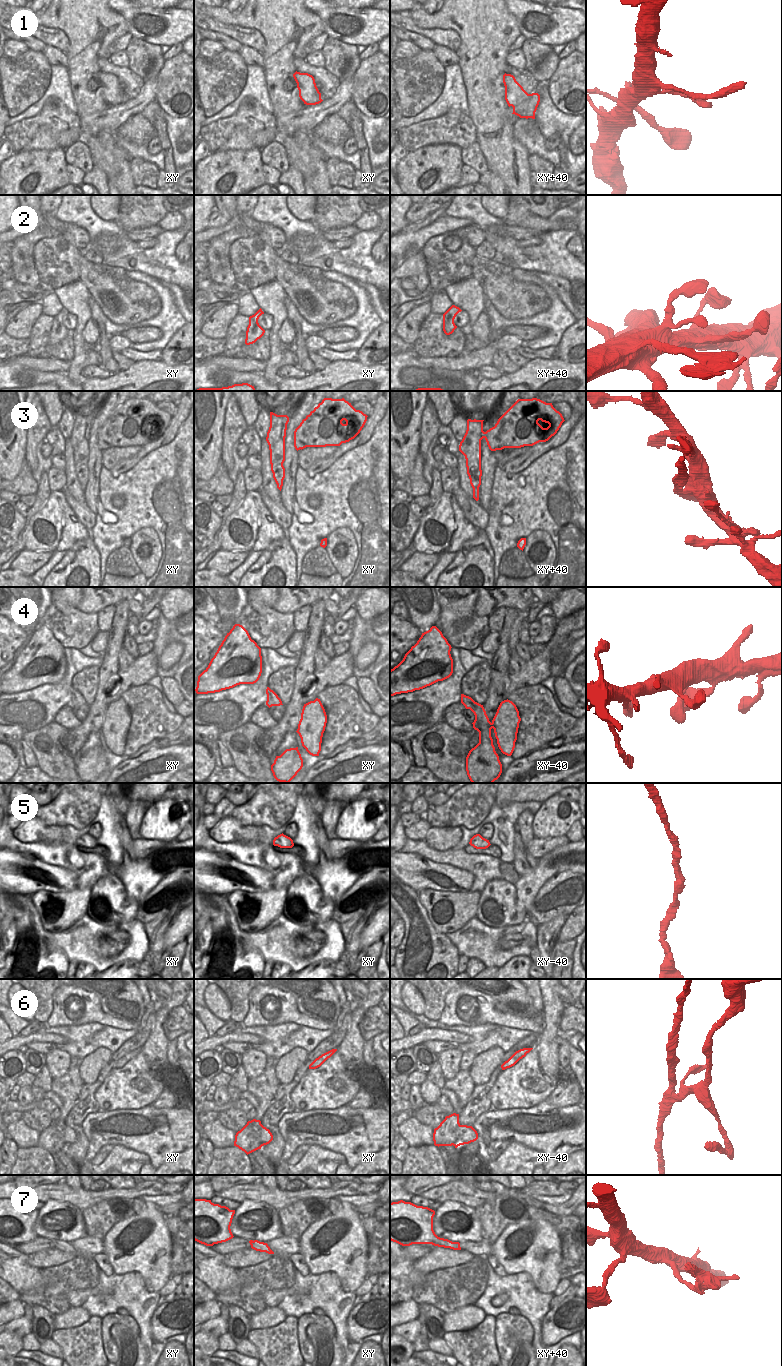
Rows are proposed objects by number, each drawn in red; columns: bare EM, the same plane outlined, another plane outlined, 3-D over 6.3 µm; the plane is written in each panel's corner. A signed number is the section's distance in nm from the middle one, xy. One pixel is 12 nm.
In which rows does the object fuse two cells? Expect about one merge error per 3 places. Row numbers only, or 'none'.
3, 6, 7

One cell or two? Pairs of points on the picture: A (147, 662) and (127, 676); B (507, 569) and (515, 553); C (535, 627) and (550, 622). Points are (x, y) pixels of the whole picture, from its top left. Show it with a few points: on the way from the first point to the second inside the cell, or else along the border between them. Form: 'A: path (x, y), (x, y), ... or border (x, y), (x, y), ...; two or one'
A: path (142, 667), (132, 676); one
B: path (511, 565), (515, 557); one
C: border (539, 621), (540, 631), (530, 637); two

